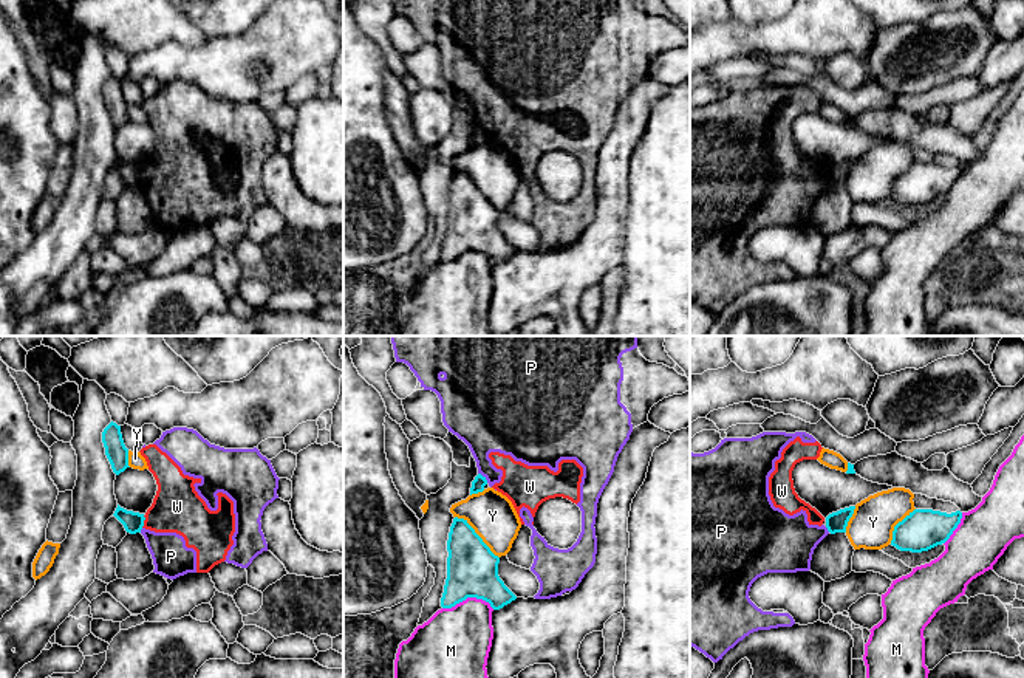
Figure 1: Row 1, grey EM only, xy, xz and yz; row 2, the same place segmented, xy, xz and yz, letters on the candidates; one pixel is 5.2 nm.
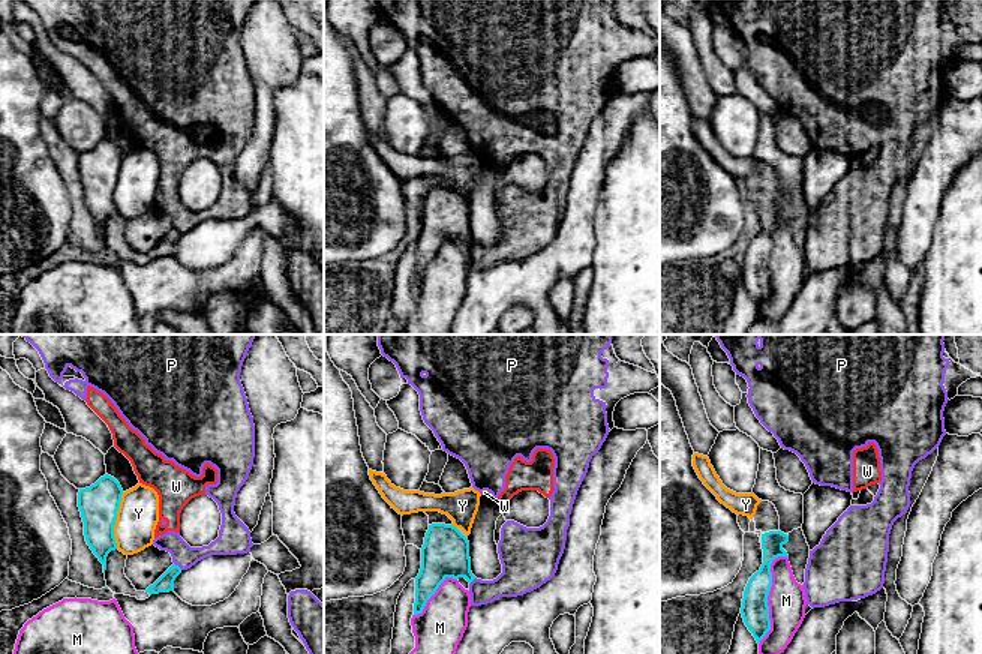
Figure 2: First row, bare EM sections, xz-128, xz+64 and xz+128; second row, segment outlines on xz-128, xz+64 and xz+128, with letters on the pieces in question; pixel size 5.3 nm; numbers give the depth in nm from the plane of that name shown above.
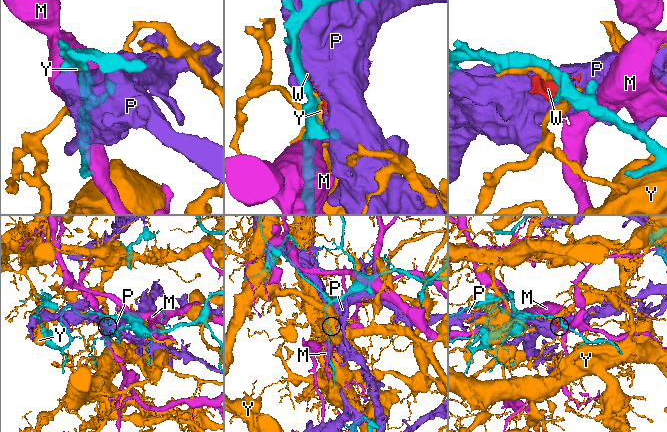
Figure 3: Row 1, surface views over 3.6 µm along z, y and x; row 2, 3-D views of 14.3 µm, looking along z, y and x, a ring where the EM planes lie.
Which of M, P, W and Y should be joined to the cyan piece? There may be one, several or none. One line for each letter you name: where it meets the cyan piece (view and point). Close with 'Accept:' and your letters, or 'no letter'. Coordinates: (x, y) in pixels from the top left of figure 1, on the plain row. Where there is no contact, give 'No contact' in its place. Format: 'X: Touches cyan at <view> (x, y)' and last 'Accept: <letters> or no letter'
Accept: no letter

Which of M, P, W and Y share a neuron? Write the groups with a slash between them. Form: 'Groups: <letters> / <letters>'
Groups: M / P W / Y

